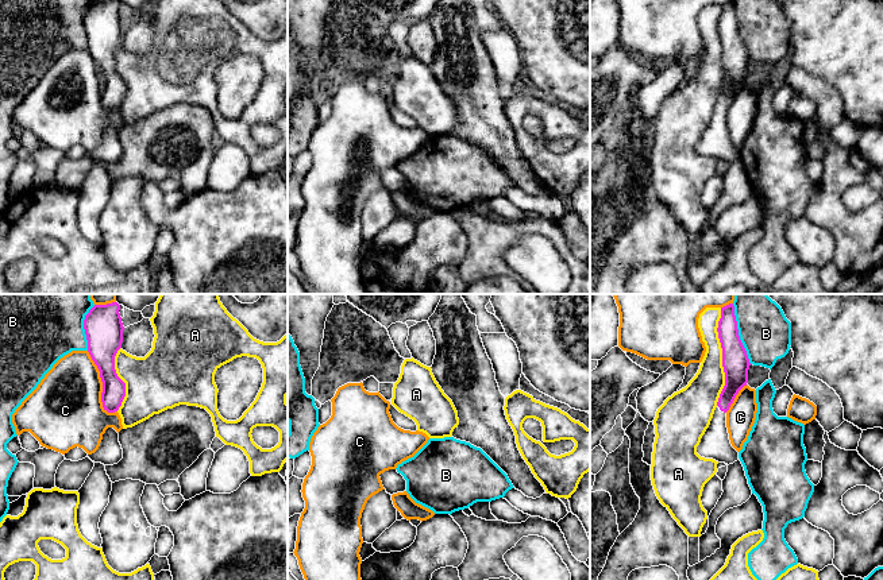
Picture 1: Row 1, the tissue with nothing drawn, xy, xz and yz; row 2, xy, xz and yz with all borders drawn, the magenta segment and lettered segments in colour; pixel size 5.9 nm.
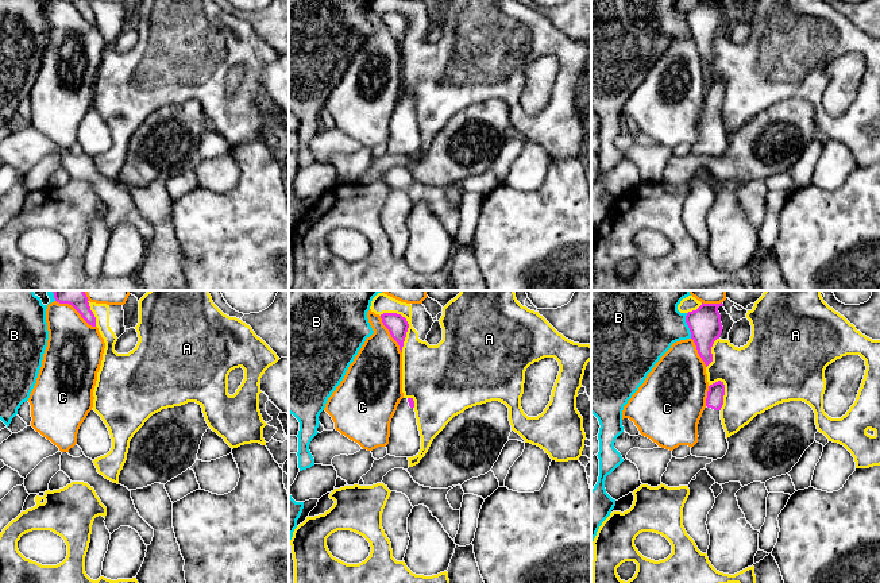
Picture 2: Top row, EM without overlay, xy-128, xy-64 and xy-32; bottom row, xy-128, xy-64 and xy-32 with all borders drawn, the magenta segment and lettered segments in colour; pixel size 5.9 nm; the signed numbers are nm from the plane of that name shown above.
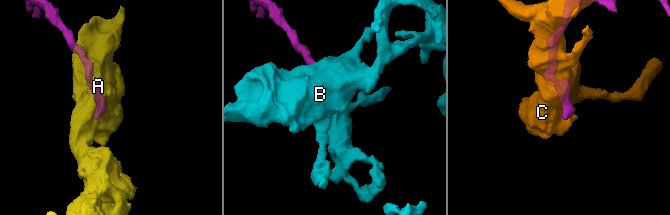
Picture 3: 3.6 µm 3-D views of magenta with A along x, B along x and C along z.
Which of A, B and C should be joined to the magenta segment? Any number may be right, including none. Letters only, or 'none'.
none

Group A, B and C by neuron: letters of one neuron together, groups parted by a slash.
A / B / C

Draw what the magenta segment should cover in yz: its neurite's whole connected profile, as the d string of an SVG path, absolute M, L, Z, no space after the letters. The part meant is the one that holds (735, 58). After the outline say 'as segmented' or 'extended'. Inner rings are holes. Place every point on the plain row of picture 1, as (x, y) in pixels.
M733 1L721 5L717 30L722 46L725 84L720 92L710 123L697 144L697 151L701 155L713 156L729 163L740 156L739 150L732 144L729 138L726 109L739 89L747 84L751 63L747 49L739 34Z; extended

